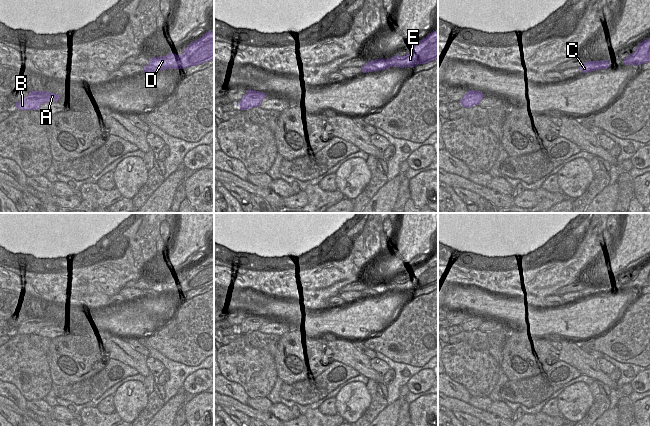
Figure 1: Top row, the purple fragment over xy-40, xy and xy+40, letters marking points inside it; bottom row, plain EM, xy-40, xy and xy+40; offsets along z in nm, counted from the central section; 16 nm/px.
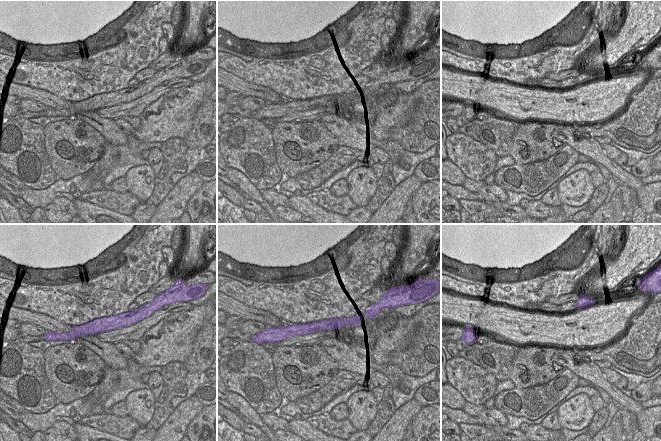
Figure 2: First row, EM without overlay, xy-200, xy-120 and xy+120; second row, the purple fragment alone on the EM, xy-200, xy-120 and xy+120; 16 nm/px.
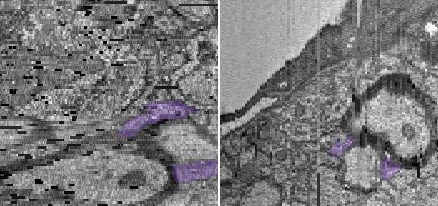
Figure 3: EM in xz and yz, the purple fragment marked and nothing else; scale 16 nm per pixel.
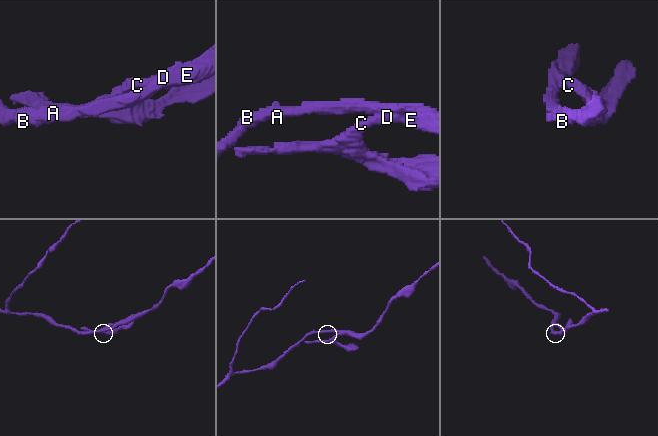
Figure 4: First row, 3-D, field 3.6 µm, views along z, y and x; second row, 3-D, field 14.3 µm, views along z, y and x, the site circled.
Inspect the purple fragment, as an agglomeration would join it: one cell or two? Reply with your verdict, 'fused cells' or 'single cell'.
fused cells

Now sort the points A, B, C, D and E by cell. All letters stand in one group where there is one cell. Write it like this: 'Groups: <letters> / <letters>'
Groups: A B D E / C

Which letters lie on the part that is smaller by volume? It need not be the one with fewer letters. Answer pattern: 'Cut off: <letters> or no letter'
Cut off: C

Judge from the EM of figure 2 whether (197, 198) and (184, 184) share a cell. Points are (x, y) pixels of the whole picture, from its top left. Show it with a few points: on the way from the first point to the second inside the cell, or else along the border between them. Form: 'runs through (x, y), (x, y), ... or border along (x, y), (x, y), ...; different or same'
border along (204, 182), (188, 201), (185, 210); different

